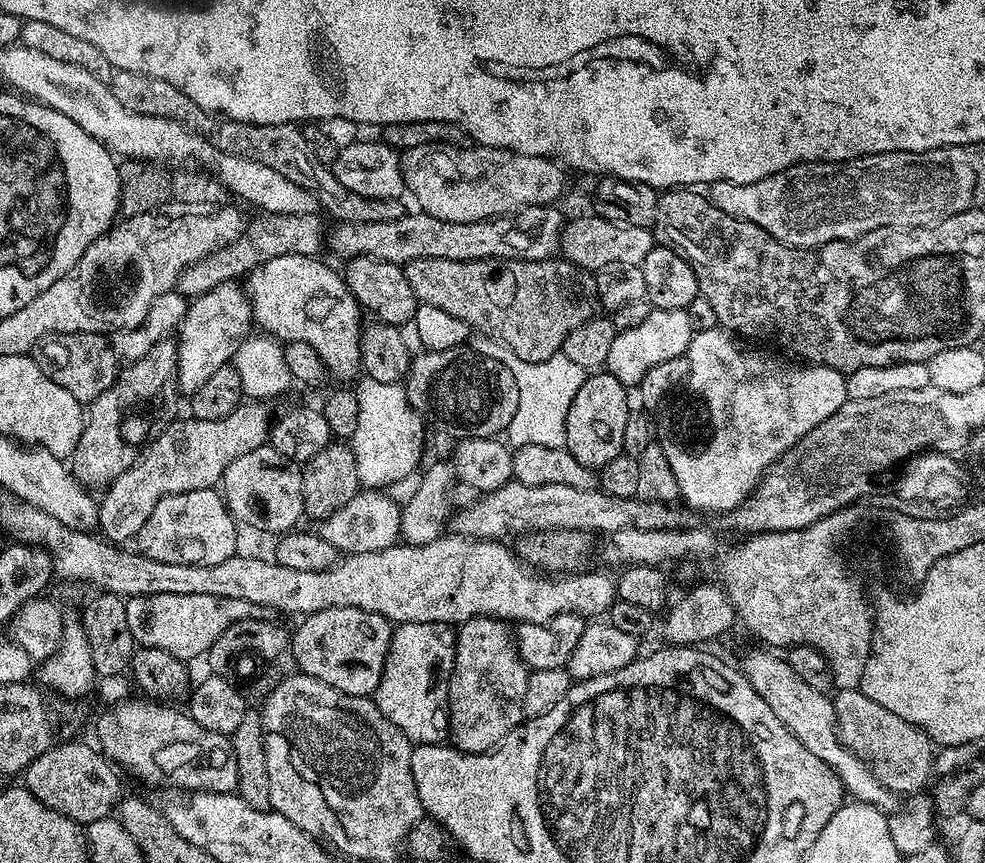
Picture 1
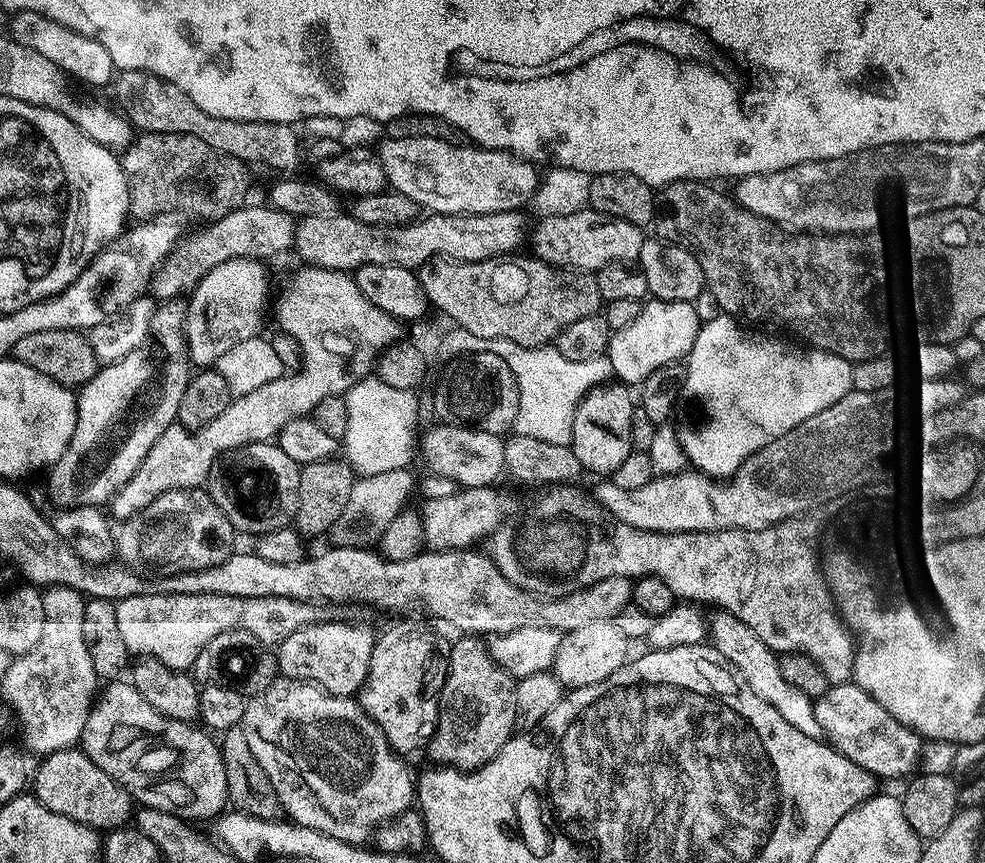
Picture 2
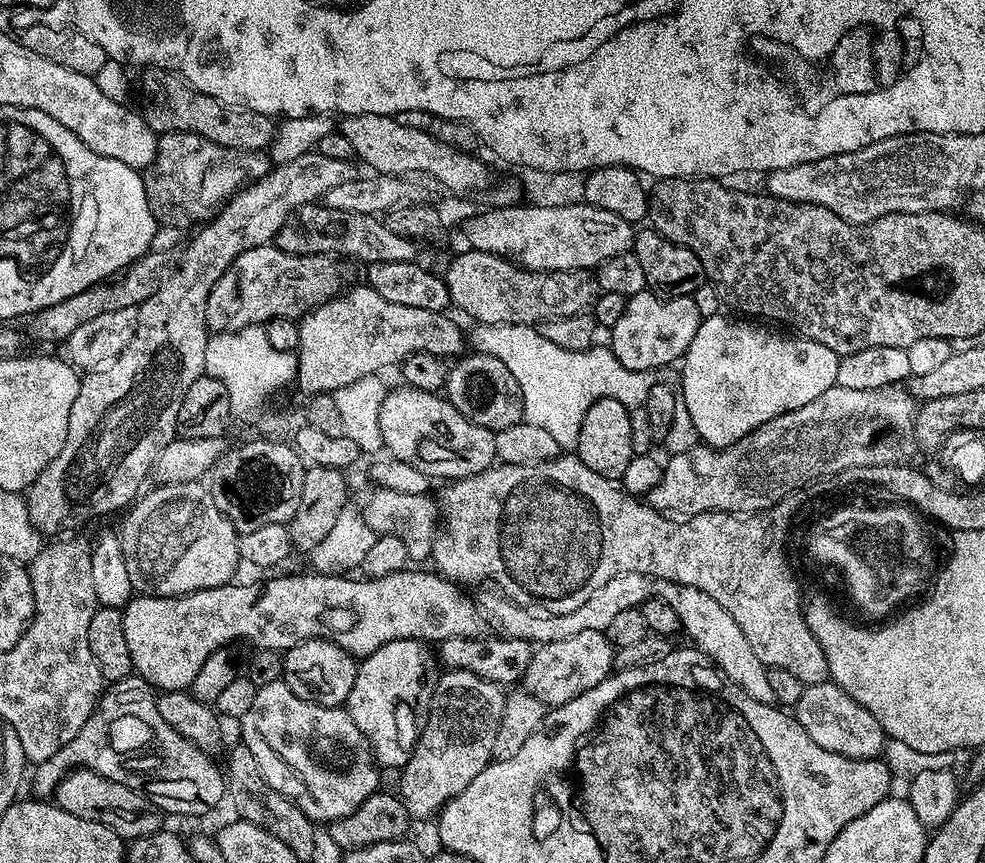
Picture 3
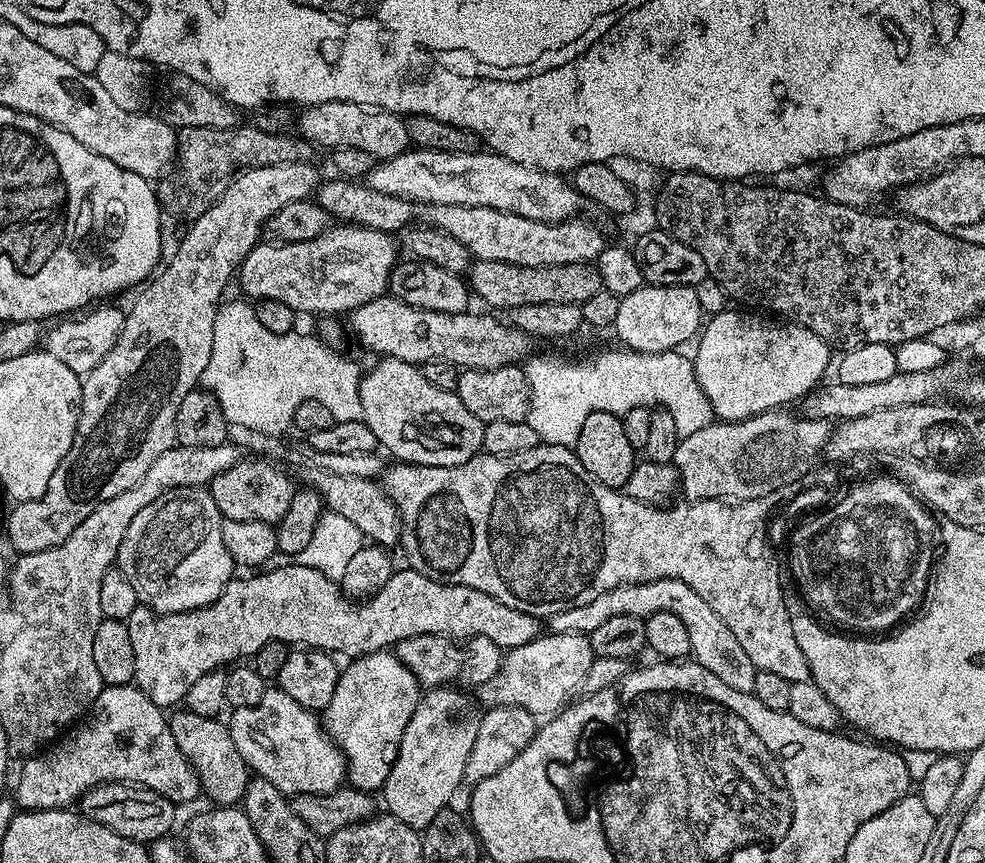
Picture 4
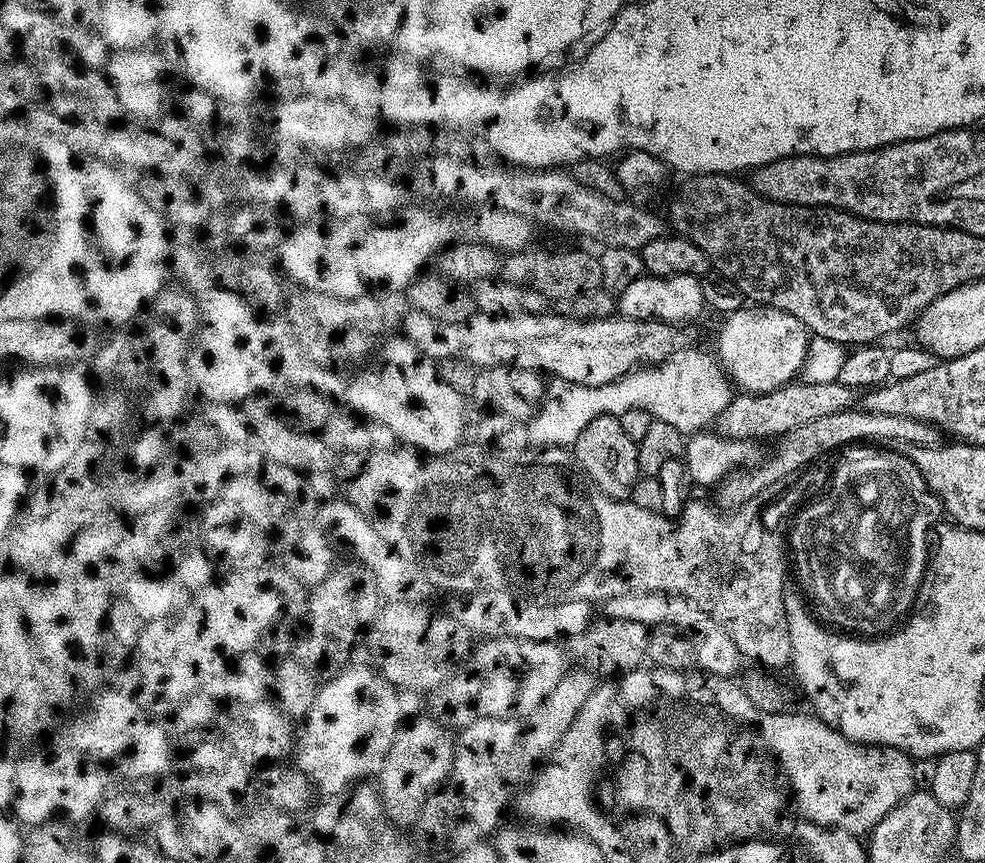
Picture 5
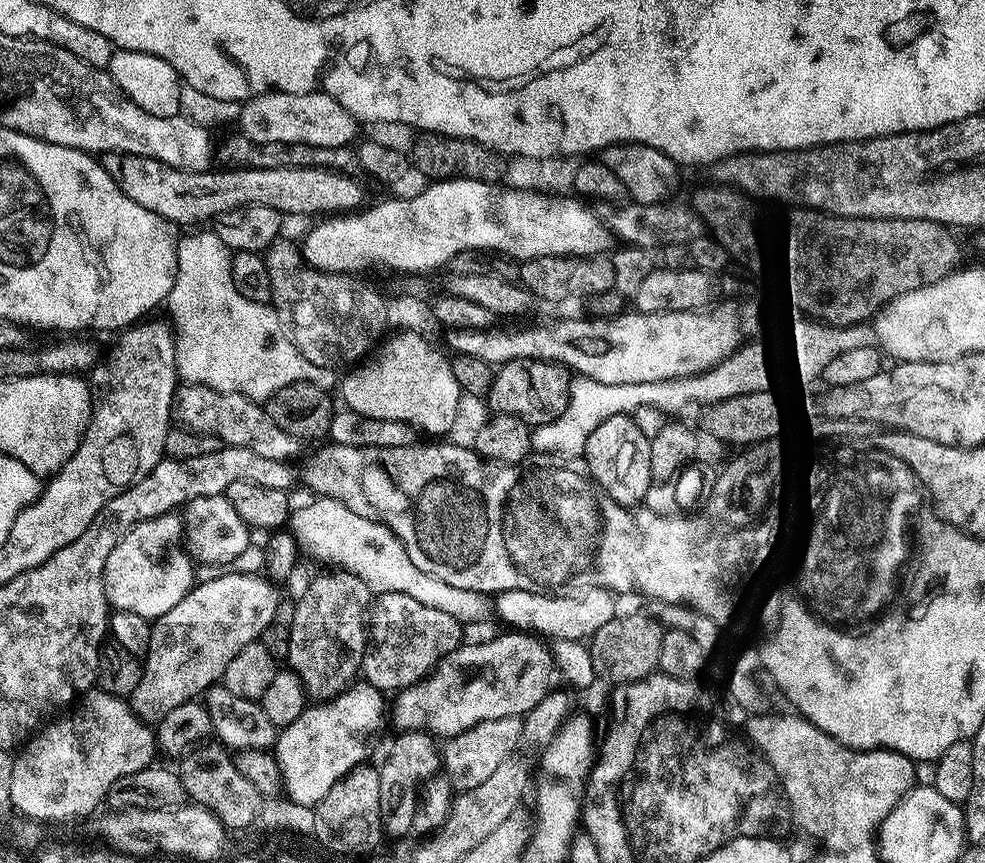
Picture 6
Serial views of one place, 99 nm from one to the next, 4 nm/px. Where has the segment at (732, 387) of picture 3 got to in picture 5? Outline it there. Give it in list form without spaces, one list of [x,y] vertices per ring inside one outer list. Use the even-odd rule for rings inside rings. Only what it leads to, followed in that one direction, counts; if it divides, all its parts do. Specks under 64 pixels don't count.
[[[740,306],[723,319],[724,325],[716,336],[716,352],[720,355],[718,364],[741,393],[778,390],[801,375],[810,333],[794,314],[767,306]]]

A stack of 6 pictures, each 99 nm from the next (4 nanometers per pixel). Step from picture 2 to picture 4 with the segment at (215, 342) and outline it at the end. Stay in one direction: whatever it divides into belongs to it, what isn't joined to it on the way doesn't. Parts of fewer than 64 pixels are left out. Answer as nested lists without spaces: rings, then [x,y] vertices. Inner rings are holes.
[[[344,222],[339,226],[329,226],[325,232],[318,234],[318,238],[310,238],[306,242],[293,244],[261,242],[250,250],[250,254],[240,264],[238,269],[240,288],[245,292],[243,293],[245,297],[256,296],[255,298],[260,300],[286,302],[286,306],[290,306],[297,314],[304,312],[351,314],[358,306],[388,292],[388,279],[398,263],[396,244],[392,240],[395,239],[387,232],[361,228],[358,224]]]

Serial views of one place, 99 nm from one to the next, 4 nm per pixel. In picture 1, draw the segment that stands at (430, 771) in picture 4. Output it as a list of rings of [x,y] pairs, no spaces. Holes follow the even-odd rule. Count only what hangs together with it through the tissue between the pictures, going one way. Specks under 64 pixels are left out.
[[[475,616],[459,625],[456,632],[456,657],[452,663],[452,677],[448,679],[448,731],[452,747],[463,752],[478,753],[490,752],[493,748],[497,748],[506,738],[506,734],[510,734],[510,730],[514,730],[525,719],[524,699],[526,698],[526,682],[528,681],[529,671],[528,665],[524,663],[524,659],[516,650],[513,629],[505,621],[495,620],[492,616]]]

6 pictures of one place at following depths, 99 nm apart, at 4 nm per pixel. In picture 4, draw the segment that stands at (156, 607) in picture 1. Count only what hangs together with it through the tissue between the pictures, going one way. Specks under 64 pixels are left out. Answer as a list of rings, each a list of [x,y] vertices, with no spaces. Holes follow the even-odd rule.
[[[293,562],[285,564],[285,568],[269,567],[267,570],[257,571],[252,574],[257,576],[252,576],[249,580],[234,578],[212,604],[189,612],[158,613],[153,608],[136,607],[126,621],[130,630],[130,642],[134,642],[136,687],[141,688],[146,698],[150,698],[150,702],[154,702],[161,710],[175,709],[186,698],[186,690],[190,690],[190,686],[194,686],[194,682],[198,682],[202,674],[210,674],[225,666],[235,665],[243,661],[240,660],[243,656],[244,659],[250,658],[271,640],[281,640],[289,646],[307,646],[329,654],[355,658],[371,652],[383,652],[406,638],[422,634],[450,636],[457,642],[481,636],[490,638],[490,642],[494,642],[502,650],[507,650],[526,646],[526,642],[530,642],[542,632],[542,624],[537,617],[522,610],[514,610],[514,606],[506,606],[498,598],[482,594],[482,590],[474,590],[470,586],[444,584],[441,580],[426,578],[426,574],[411,566],[405,567],[405,572],[393,571],[386,586],[378,589],[375,596],[361,599],[357,603],[346,595],[337,581],[331,580],[318,570]]]

